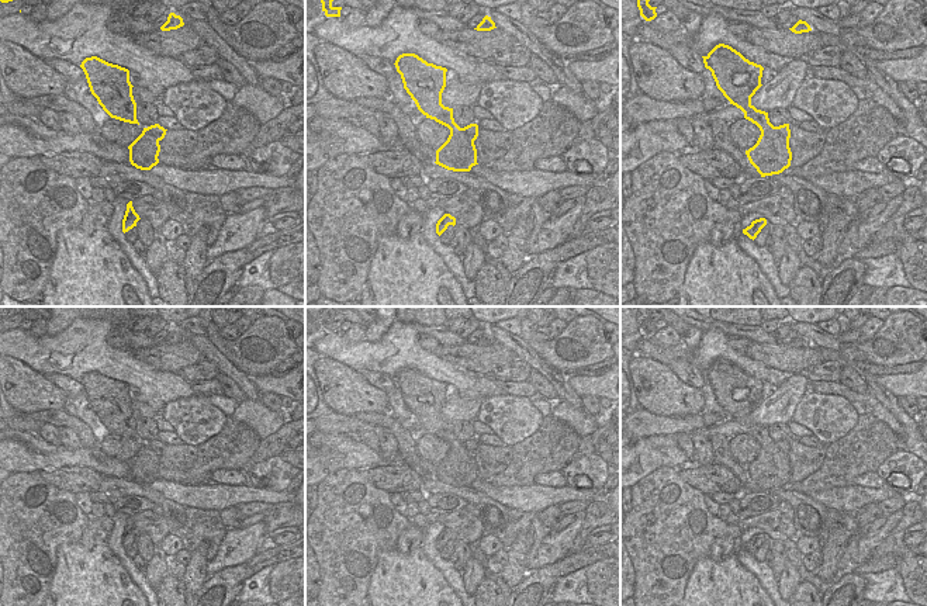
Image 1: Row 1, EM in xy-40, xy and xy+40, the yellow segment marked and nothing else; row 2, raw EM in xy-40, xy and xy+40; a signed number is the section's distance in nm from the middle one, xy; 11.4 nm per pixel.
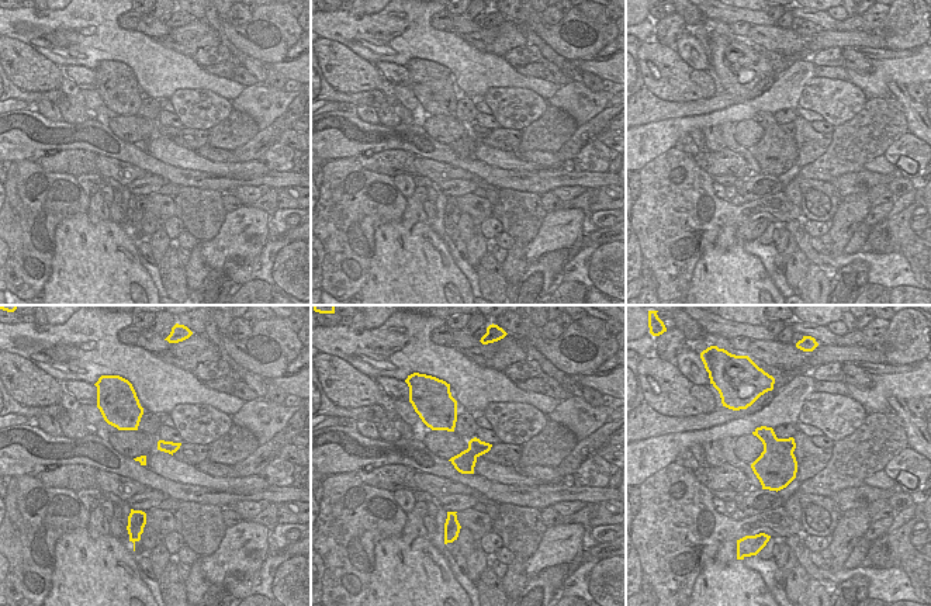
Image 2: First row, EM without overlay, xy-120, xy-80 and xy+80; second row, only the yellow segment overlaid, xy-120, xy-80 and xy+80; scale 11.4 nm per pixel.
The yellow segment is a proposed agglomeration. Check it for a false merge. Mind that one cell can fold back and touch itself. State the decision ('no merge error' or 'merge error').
merge error

